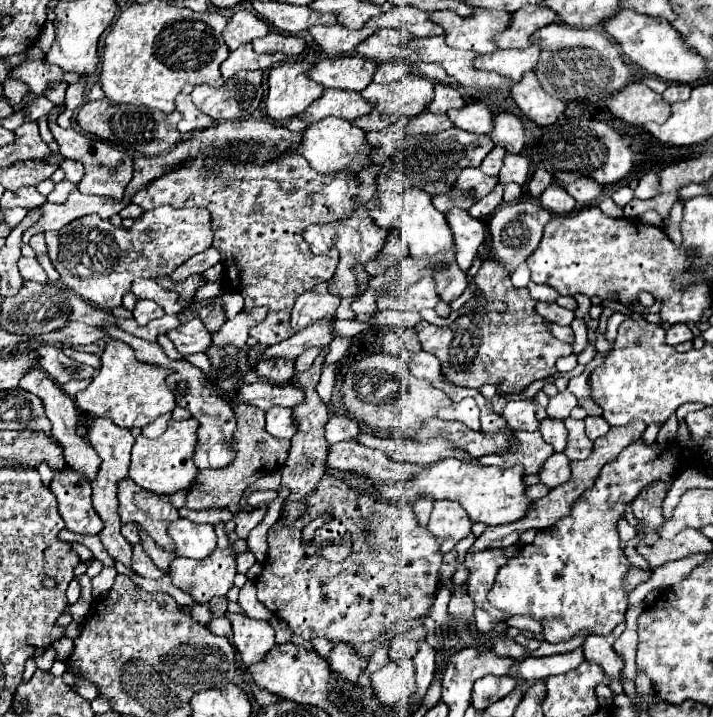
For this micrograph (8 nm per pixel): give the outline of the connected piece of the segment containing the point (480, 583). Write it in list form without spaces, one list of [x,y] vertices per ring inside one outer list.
[[[486,549],[476,555],[466,555],[466,569],[470,571],[468,577],[468,595],[474,599],[476,607],[486,609],[494,619],[506,619],[508,615],[502,611],[496,611],[488,599],[486,593],[490,591],[496,571],[506,563],[508,559],[504,557],[502,549]]]

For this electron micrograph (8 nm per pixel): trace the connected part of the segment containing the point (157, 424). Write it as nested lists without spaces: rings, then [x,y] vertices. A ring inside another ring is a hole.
[[[166,413],[166,415],[162,415],[160,419],[156,419],[154,423],[150,423],[148,427],[144,427],[142,429],[142,433],[146,435],[146,437],[158,437],[164,429],[166,429],[166,423],[168,423],[168,419],[170,419],[170,413]]]

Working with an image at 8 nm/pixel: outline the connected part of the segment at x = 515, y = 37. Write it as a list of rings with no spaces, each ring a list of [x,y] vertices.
[[[526,5],[526,7],[520,7],[516,13],[512,13],[512,23],[510,23],[510,27],[496,37],[496,43],[498,43],[500,49],[528,47],[528,45],[532,43],[532,35],[534,35],[540,27],[546,27],[548,23],[556,21],[556,17],[558,17],[558,15],[556,15],[552,9],[544,7],[544,5]]]

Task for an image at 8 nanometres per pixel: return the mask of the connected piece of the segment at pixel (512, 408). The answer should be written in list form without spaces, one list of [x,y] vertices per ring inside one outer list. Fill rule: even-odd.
[[[510,401],[504,407],[502,417],[506,419],[508,427],[514,429],[524,429],[524,431],[536,431],[538,429],[538,419],[534,415],[534,403],[530,401]]]

